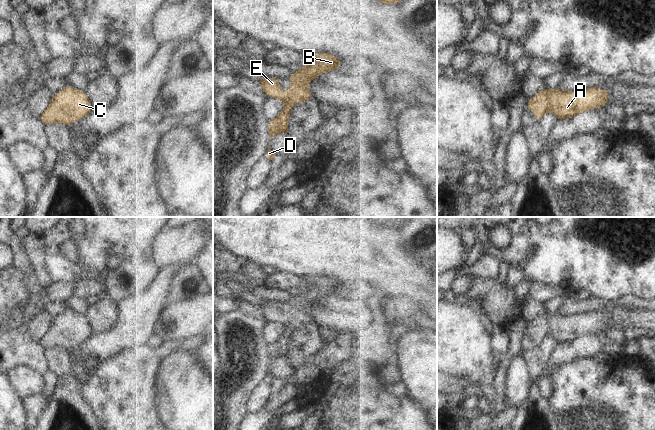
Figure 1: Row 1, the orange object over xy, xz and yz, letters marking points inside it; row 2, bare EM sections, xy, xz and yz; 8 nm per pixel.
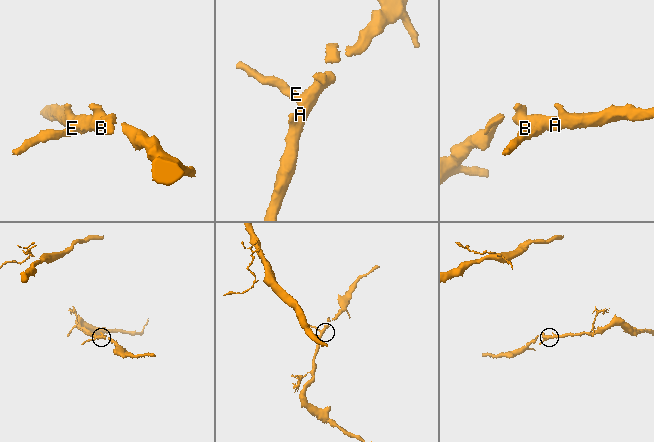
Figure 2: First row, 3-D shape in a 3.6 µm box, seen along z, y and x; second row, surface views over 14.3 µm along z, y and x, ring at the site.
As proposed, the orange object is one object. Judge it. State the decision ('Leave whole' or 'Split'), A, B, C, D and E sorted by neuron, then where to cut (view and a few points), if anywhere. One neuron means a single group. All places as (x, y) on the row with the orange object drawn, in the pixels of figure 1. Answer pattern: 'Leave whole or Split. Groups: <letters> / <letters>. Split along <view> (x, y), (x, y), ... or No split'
Leave whole. Groups: A B C D E. No split

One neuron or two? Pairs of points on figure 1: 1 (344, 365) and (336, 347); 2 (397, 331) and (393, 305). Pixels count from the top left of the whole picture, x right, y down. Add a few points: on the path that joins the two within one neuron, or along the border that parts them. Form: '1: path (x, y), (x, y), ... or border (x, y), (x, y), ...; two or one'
1: path (340, 361), (336, 357), (336, 351); one
2: path (397, 325), (397, 311); one

